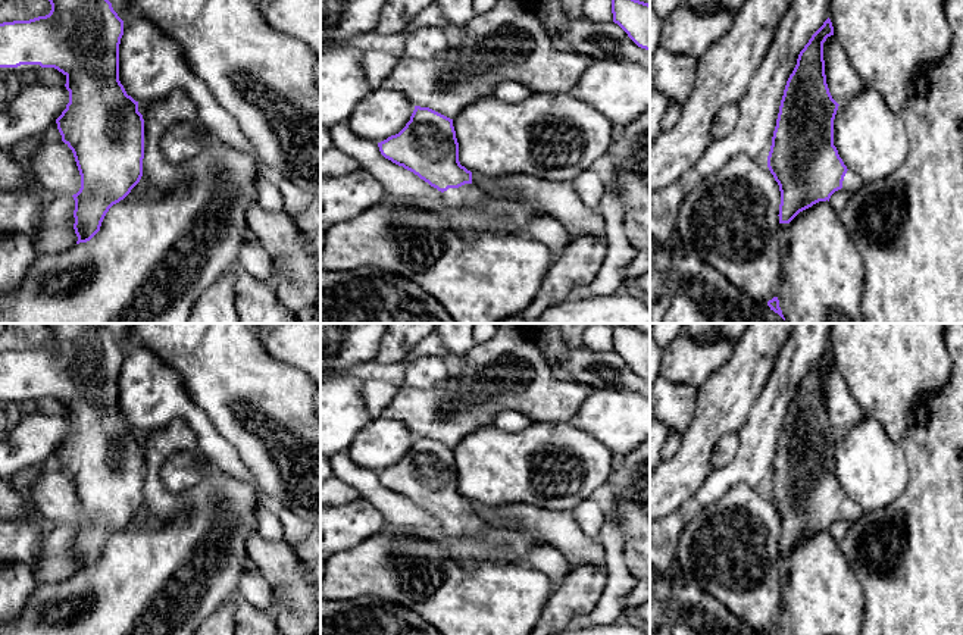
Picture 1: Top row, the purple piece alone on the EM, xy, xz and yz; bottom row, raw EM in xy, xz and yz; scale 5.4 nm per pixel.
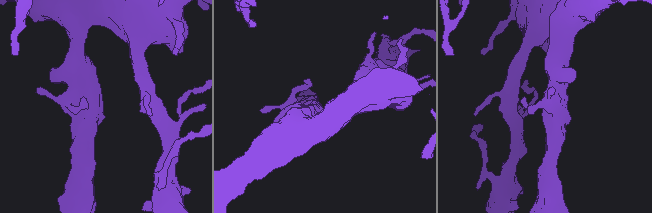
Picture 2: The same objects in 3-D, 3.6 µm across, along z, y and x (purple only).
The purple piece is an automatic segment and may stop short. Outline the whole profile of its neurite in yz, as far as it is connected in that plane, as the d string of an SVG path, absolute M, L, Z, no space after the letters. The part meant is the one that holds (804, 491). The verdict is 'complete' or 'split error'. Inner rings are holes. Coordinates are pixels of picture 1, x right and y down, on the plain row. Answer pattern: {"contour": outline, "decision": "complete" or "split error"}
{"contour": "M828 347L800 381L779 435L767 497L779 514L779 553L790 553L800 541L819 531L829 531L838 519L859 522L863 510L848 500L834 475L834 448L838 432L832 428L825 404L823 372L834 365Z", "decision": "split error"}

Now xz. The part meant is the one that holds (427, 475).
{"contour": "M415 435L410 450L395 464L378 472L381 484L413 501L443 522L450 535L475 535L484 520L472 512L472 501L459 491L453 448Z", "decision": "split error"}

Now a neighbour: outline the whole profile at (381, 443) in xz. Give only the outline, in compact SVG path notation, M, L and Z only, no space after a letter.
M376 417L354 435L346 453L359 467L381 472L398 463L413 440L415 435L398 420Z

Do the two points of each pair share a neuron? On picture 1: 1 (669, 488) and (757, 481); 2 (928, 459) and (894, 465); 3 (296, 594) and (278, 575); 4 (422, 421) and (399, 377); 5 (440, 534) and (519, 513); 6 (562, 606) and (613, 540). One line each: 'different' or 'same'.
1: different
2: different
3: same
4: different
5: different
6: different

